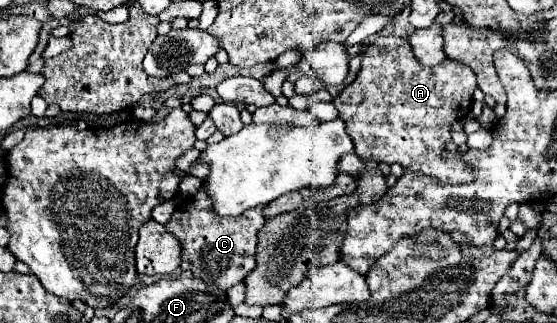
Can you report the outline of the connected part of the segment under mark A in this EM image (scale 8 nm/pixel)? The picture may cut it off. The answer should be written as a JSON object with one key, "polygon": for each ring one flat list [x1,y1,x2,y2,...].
{"polygon":[[389,35,377,37,365,49,359,75,333,99,333,105,345,121,361,159,399,163,441,183,461,185,473,183,475,171,461,161,443,161,441,151,451,141,451,125,469,113,475,89,477,79,465,63,445,59,437,67,421,67,409,39]]}

